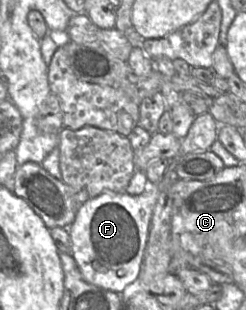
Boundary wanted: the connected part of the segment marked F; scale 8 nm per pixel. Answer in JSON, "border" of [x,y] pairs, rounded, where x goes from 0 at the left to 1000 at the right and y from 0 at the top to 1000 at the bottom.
{"border":[[[614,590],[561,629],[419,623],[317,668],[276,739],[289,823],[350,910],[492,948],[561,894],[654,594]]]}

